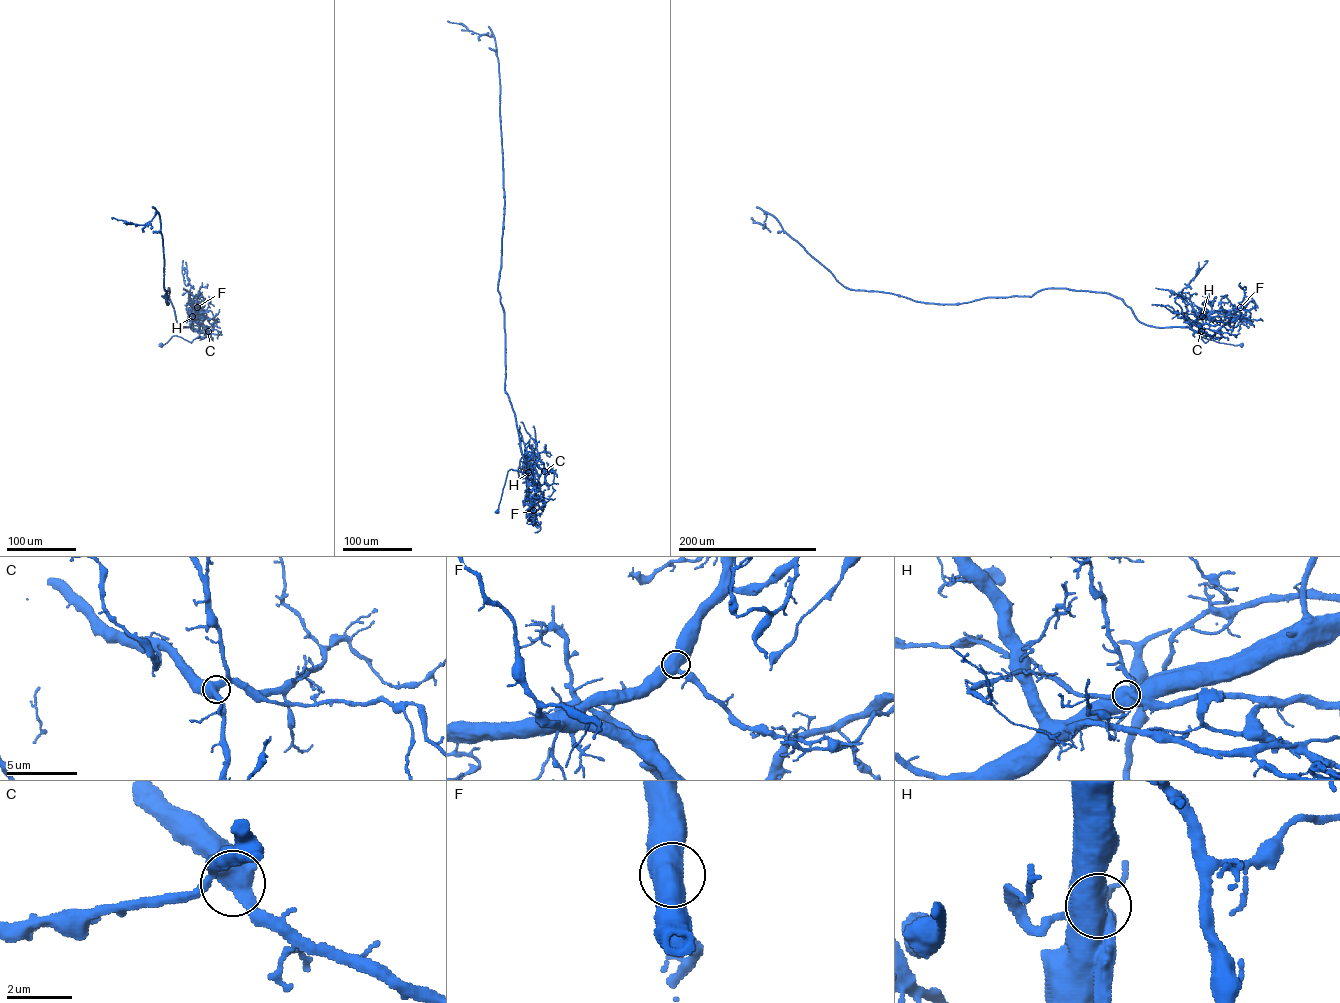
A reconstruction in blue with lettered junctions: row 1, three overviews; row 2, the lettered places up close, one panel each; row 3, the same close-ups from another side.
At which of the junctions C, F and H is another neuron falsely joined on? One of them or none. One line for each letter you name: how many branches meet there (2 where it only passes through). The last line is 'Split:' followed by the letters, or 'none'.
H: 3
Split: H

